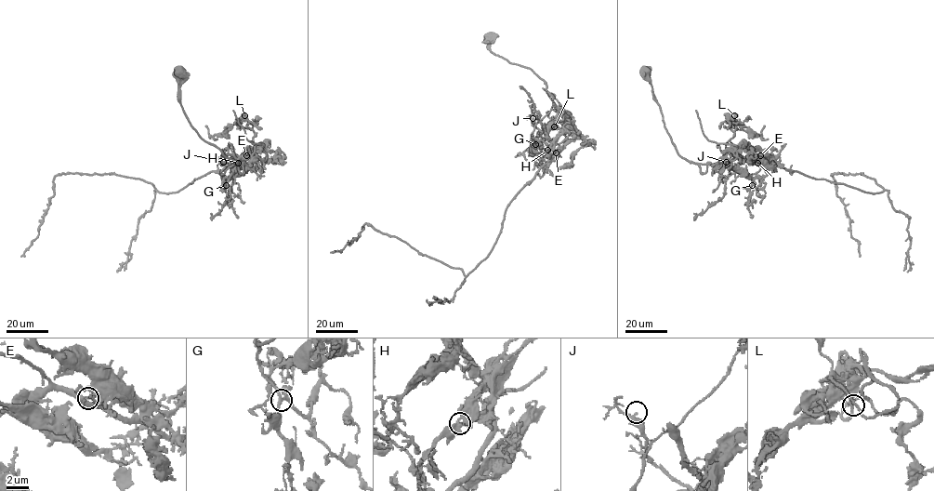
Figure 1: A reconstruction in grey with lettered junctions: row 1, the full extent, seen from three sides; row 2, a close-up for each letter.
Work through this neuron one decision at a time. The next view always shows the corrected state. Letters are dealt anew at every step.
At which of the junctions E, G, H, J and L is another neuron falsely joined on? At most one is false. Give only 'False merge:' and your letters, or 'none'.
False merge: E

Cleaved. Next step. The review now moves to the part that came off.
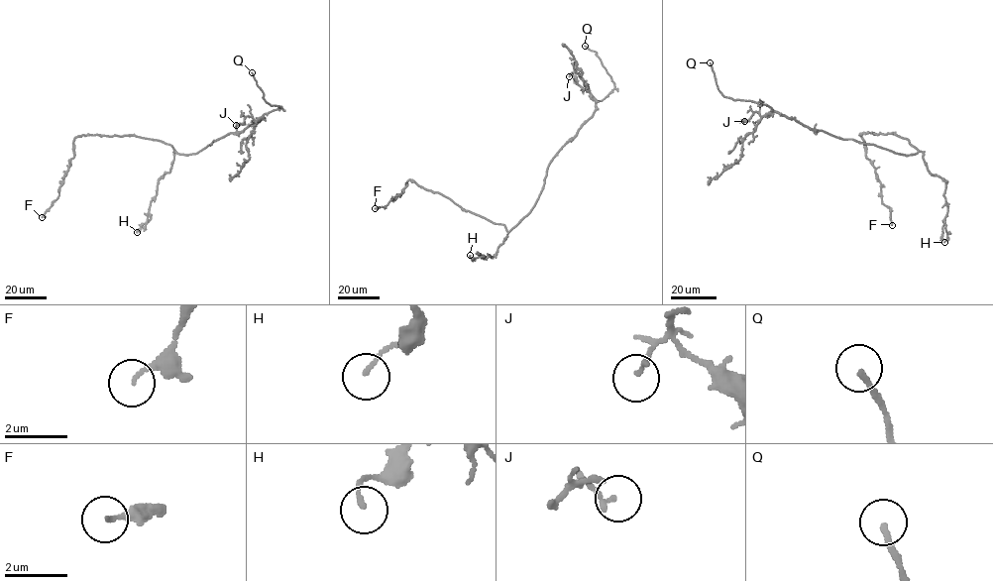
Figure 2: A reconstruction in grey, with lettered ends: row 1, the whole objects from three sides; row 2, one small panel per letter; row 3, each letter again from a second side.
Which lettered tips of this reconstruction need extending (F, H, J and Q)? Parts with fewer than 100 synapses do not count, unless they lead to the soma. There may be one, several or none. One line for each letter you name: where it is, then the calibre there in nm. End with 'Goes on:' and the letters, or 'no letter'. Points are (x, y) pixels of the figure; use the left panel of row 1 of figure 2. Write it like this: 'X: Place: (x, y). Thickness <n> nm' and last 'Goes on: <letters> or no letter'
Q: Place: (252, 72). Thickness 160 nm
Goes on: Q

